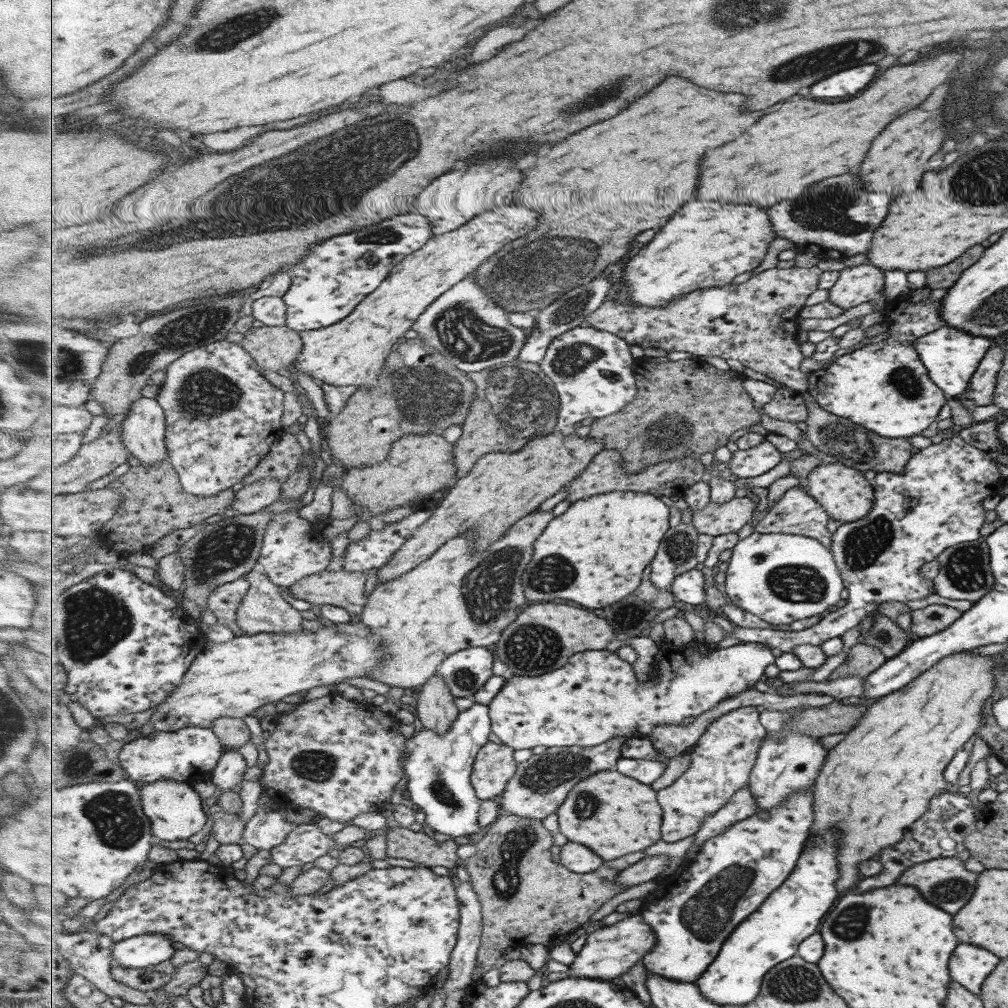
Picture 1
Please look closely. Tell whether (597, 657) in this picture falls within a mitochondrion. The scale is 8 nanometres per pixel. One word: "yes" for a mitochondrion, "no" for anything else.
no

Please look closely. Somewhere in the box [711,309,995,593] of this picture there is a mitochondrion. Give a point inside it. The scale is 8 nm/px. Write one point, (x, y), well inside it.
(865, 544)

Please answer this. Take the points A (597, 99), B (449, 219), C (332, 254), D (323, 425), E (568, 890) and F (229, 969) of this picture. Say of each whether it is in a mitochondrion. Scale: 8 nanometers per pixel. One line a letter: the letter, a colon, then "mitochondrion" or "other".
A: mitochondrion
B: other
C: other
D: other
E: other
F: other

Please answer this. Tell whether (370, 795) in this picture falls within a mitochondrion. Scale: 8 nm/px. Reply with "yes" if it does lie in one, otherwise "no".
no

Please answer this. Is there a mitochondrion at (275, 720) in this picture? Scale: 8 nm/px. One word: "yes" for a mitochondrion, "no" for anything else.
no

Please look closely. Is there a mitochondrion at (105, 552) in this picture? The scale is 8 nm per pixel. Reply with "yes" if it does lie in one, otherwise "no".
no

